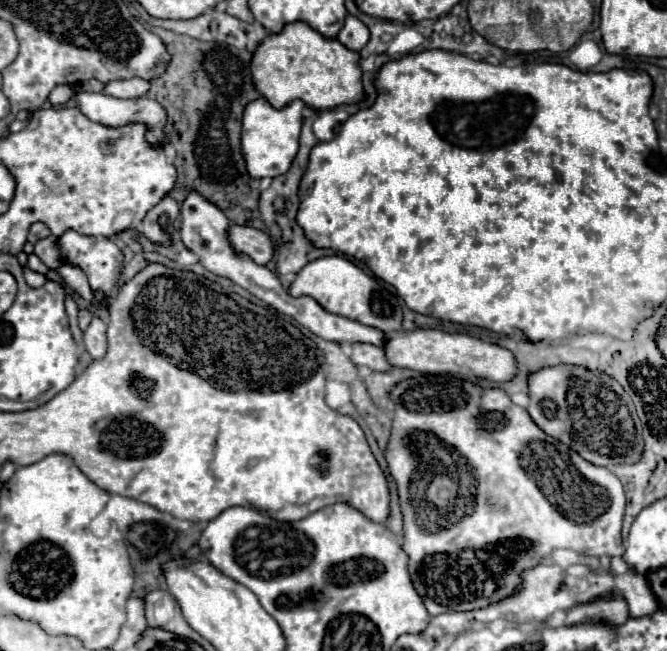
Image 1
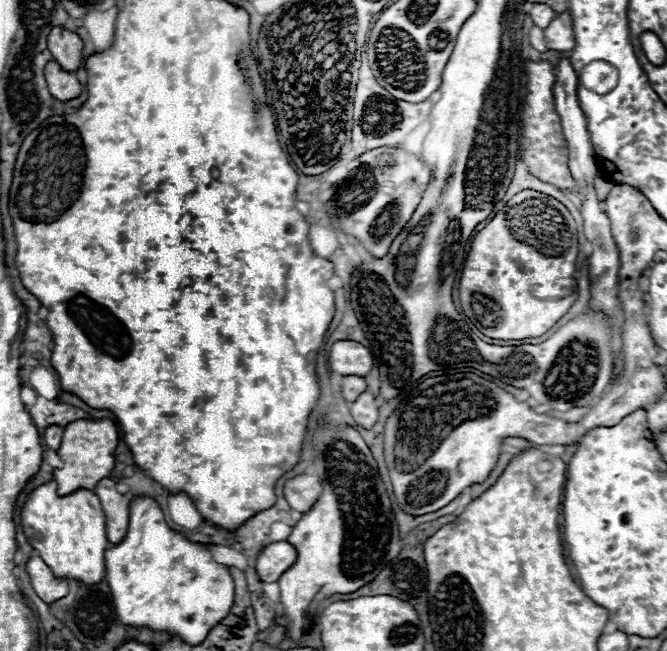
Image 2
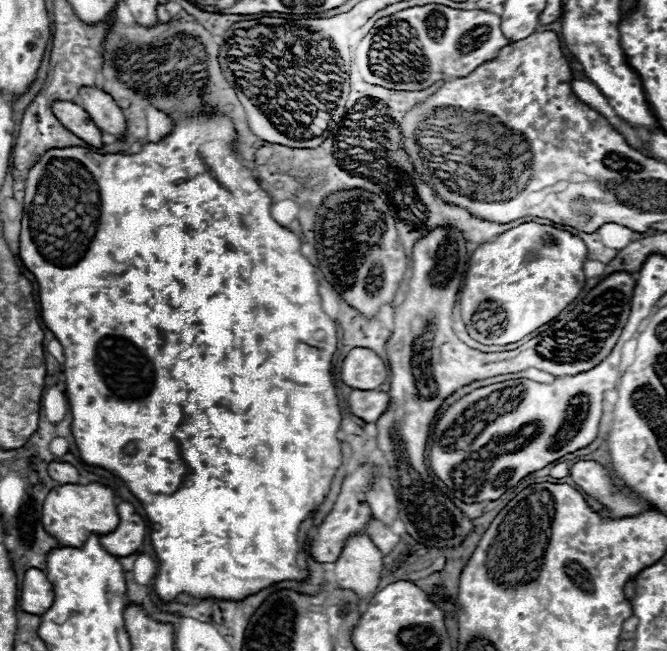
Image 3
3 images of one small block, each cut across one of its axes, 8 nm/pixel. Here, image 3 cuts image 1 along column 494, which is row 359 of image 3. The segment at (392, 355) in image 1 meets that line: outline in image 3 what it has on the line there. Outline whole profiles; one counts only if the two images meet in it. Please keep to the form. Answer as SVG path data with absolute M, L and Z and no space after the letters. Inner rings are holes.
M352 348L340 368L342 382L356 390L376 390L384 384L388 368L384 360L368 348Z

